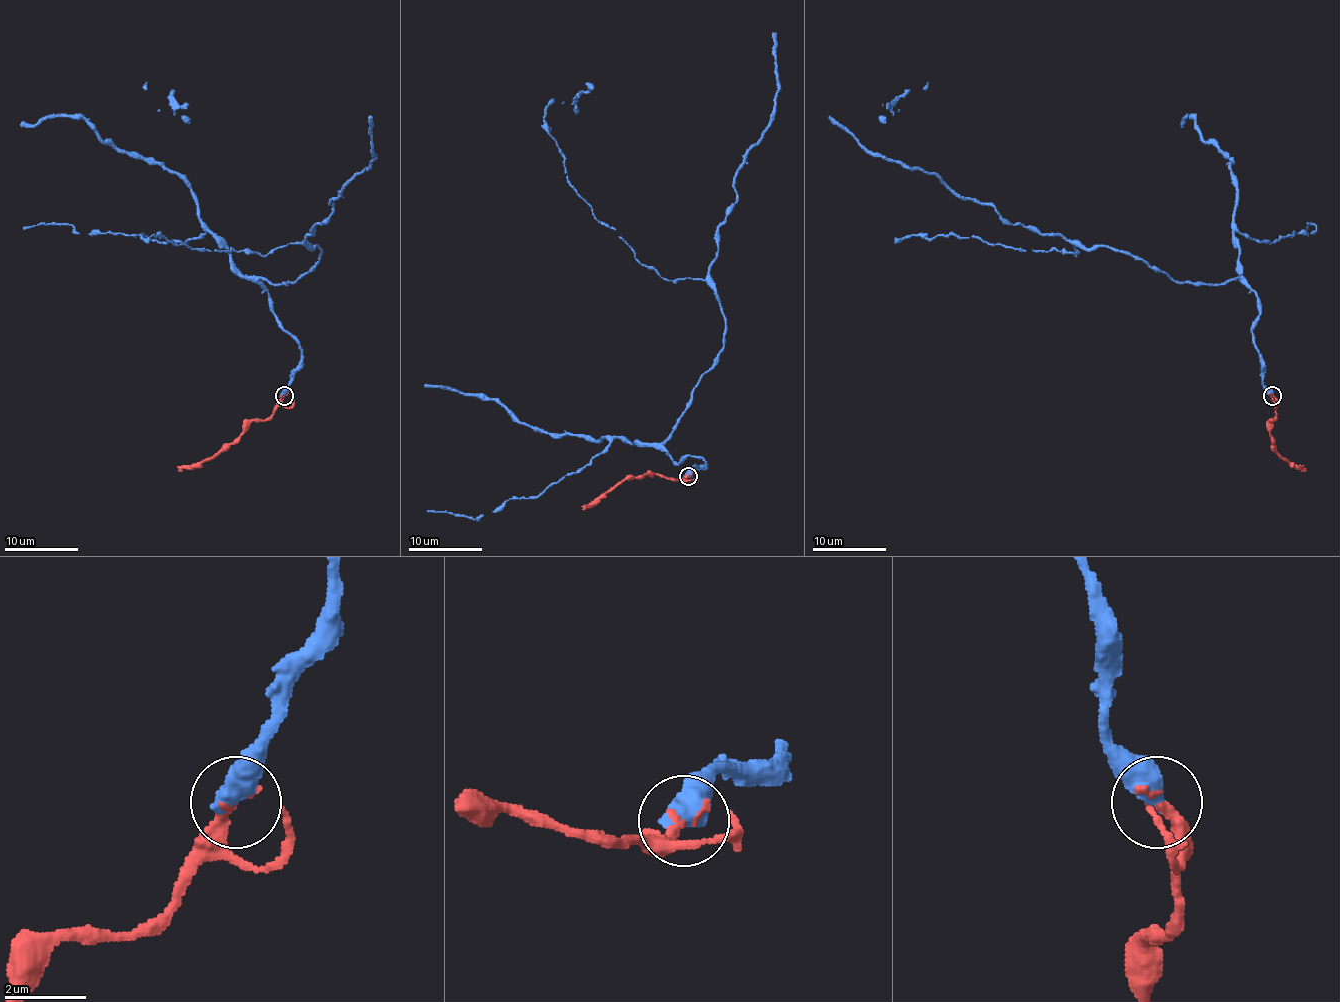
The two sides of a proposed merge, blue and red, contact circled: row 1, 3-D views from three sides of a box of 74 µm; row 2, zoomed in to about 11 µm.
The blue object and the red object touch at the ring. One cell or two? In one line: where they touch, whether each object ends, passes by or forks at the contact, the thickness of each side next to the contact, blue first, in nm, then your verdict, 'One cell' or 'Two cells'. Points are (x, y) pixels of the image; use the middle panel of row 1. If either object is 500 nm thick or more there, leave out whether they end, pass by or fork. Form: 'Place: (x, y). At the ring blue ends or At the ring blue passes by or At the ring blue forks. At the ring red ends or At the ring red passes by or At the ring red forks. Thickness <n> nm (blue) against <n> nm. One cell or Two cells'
Place: (688, 476). Thickness 600 nm (blue) against 280 nm. One cell

